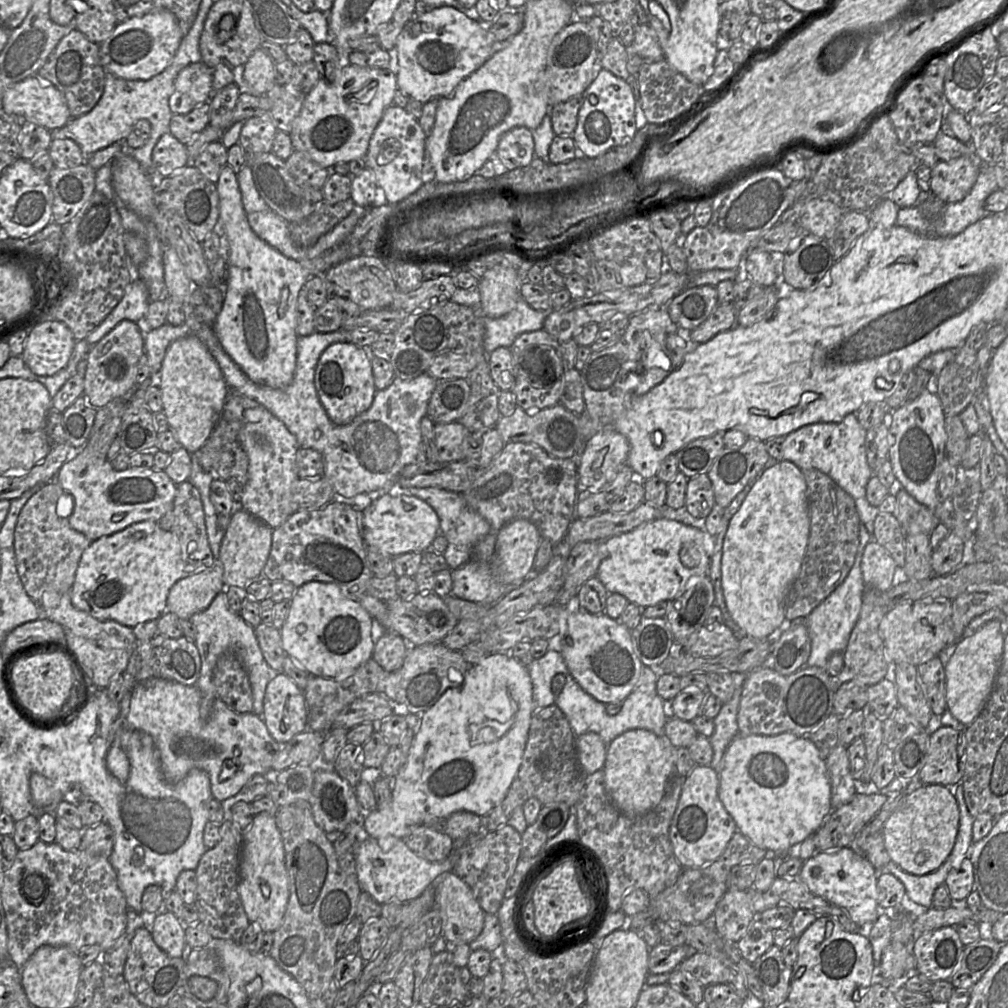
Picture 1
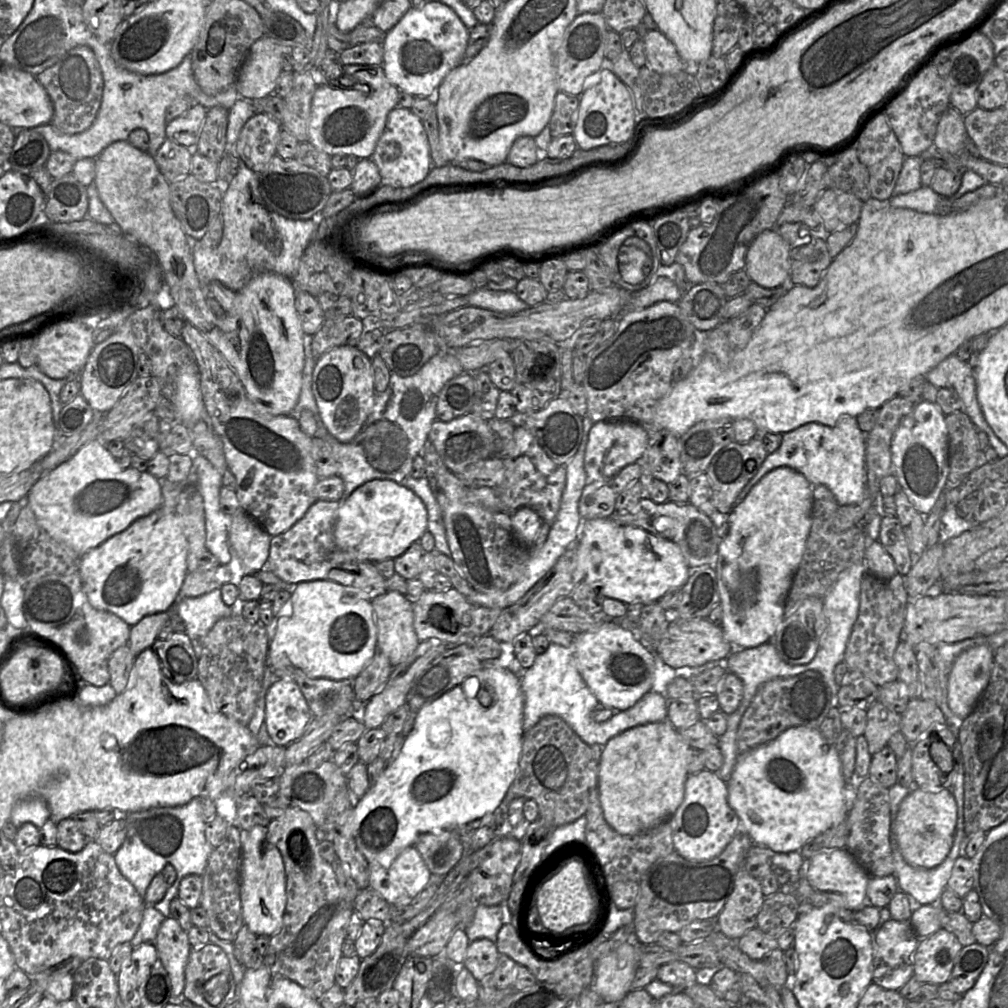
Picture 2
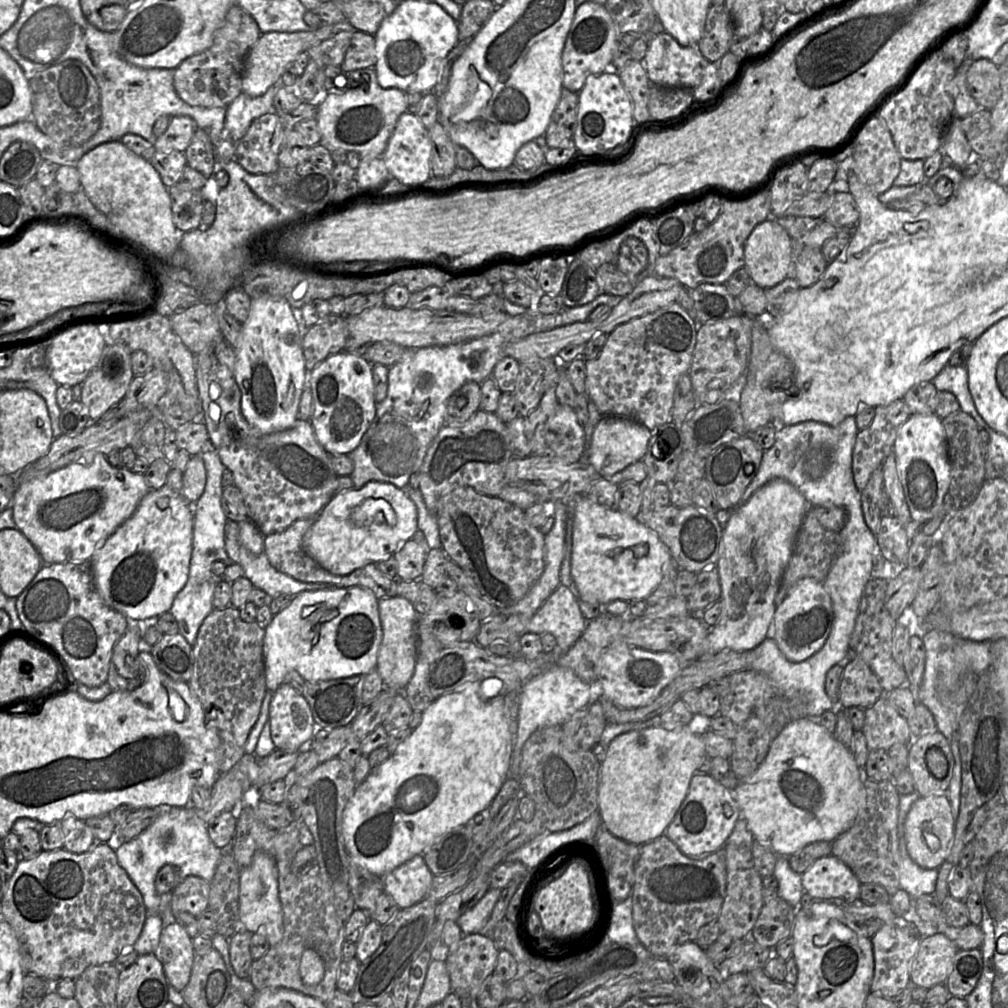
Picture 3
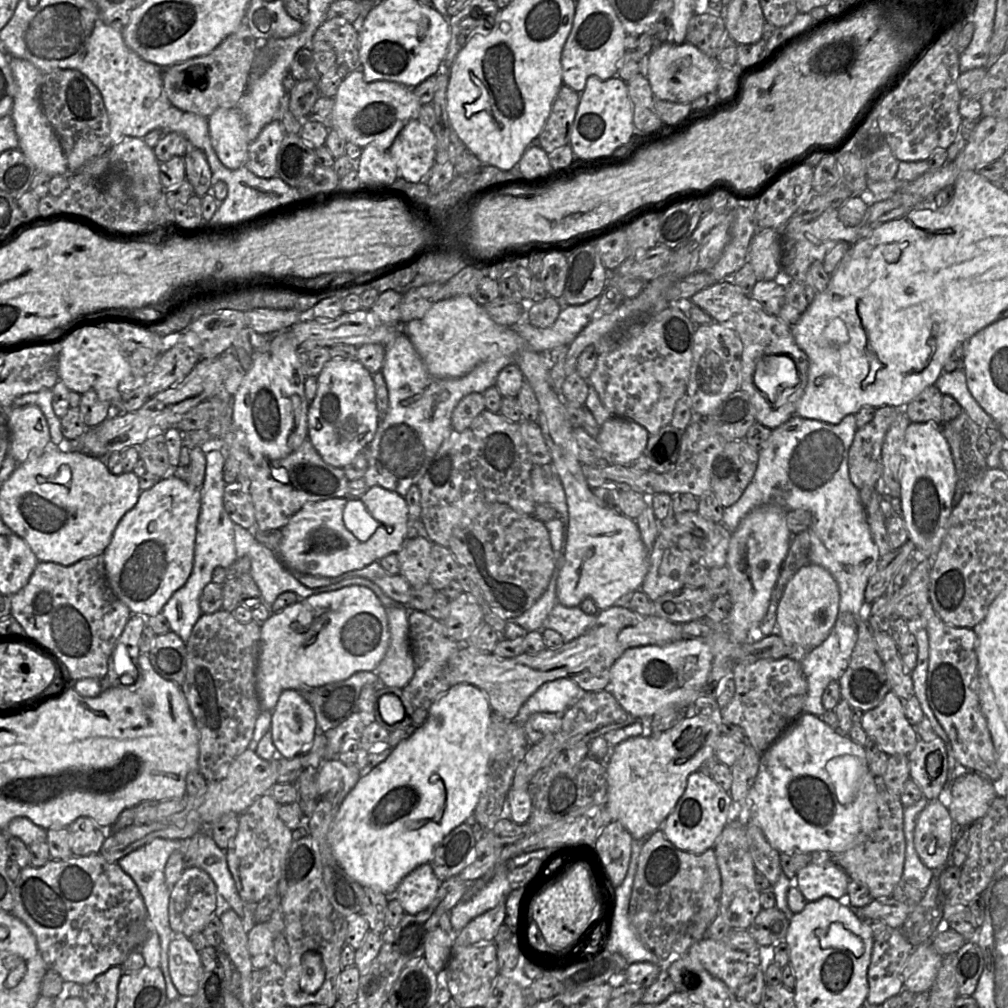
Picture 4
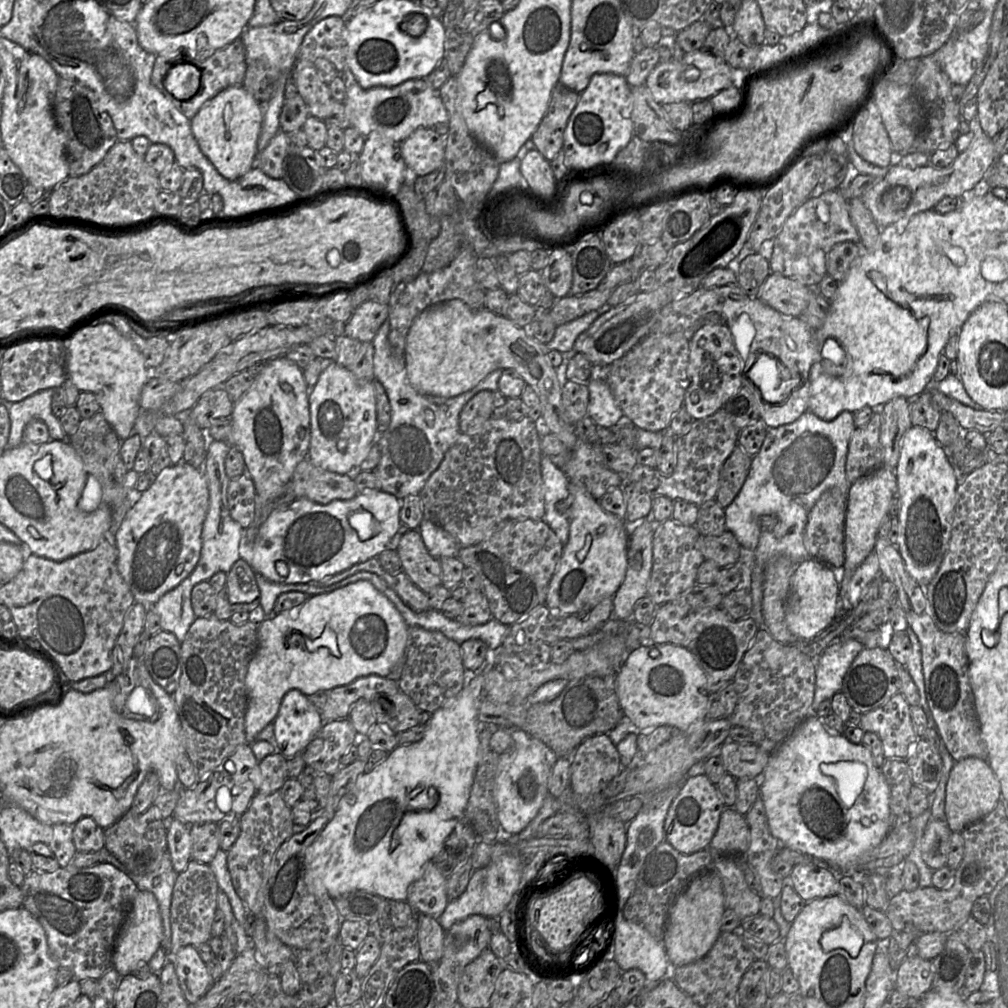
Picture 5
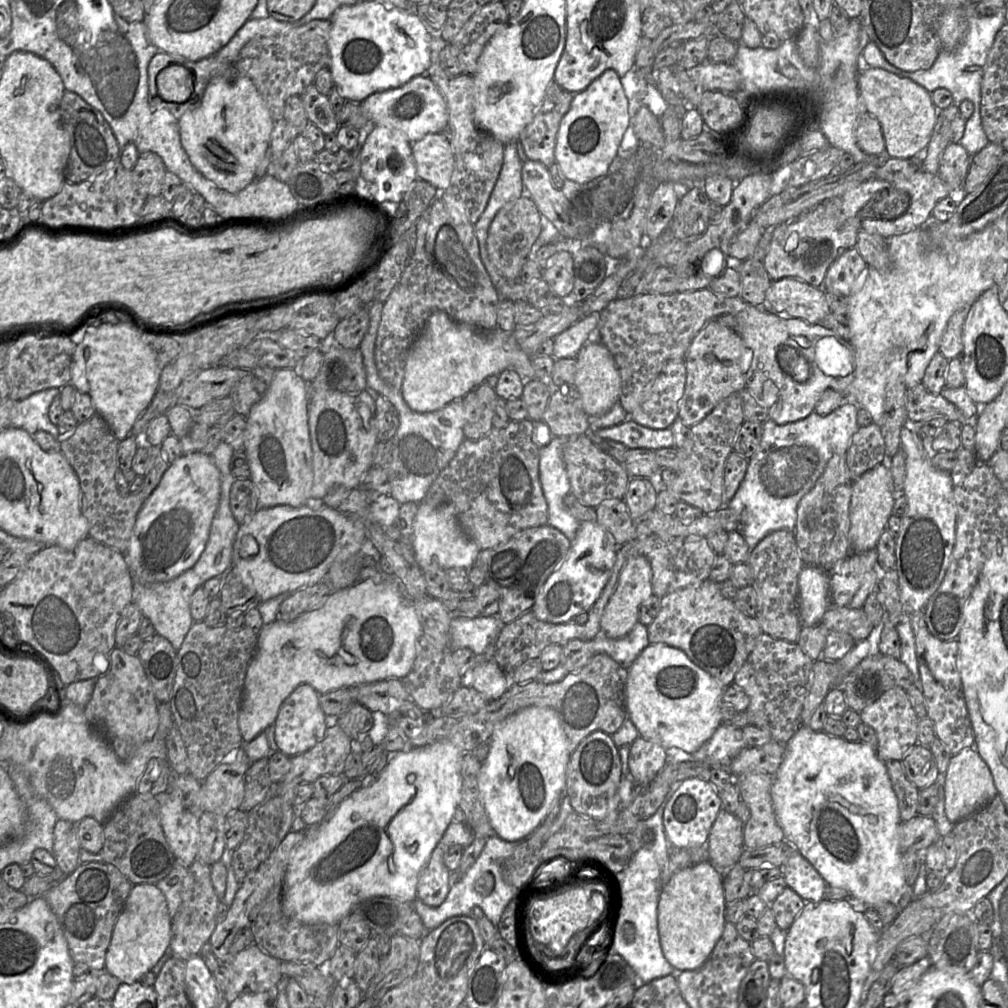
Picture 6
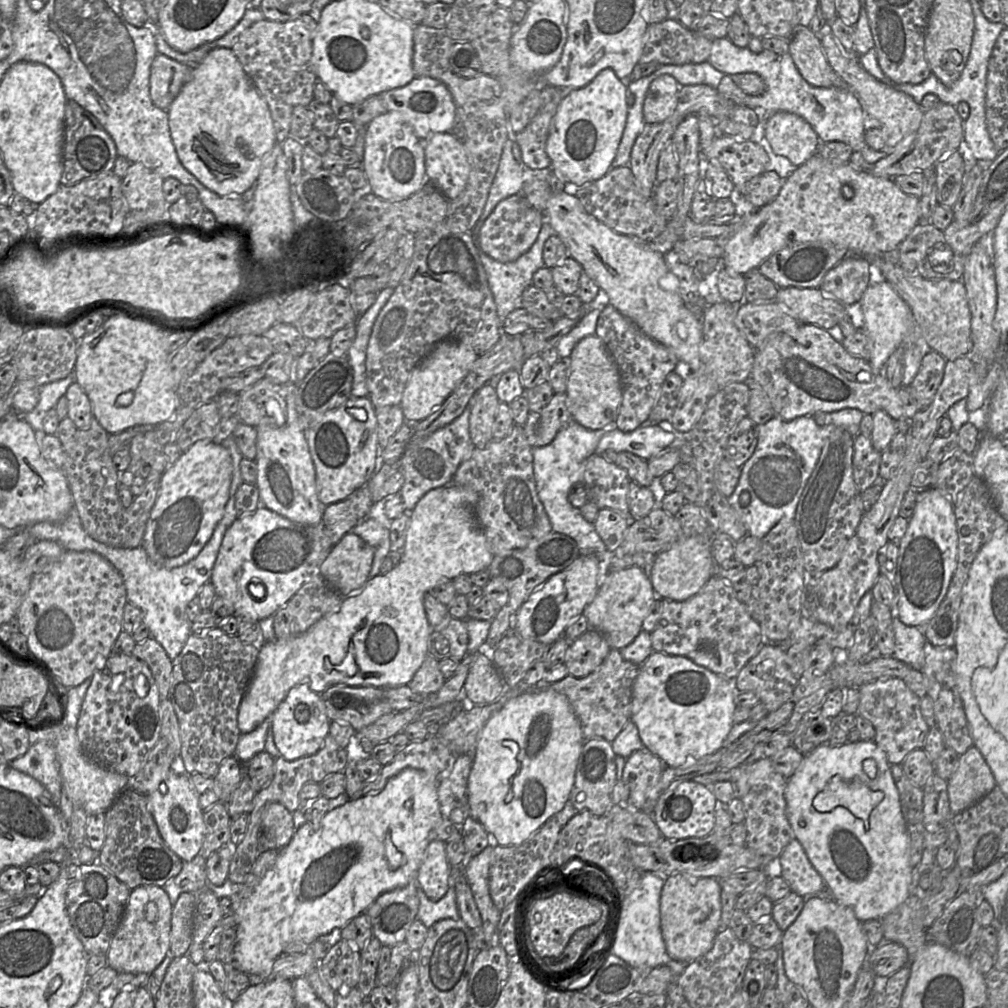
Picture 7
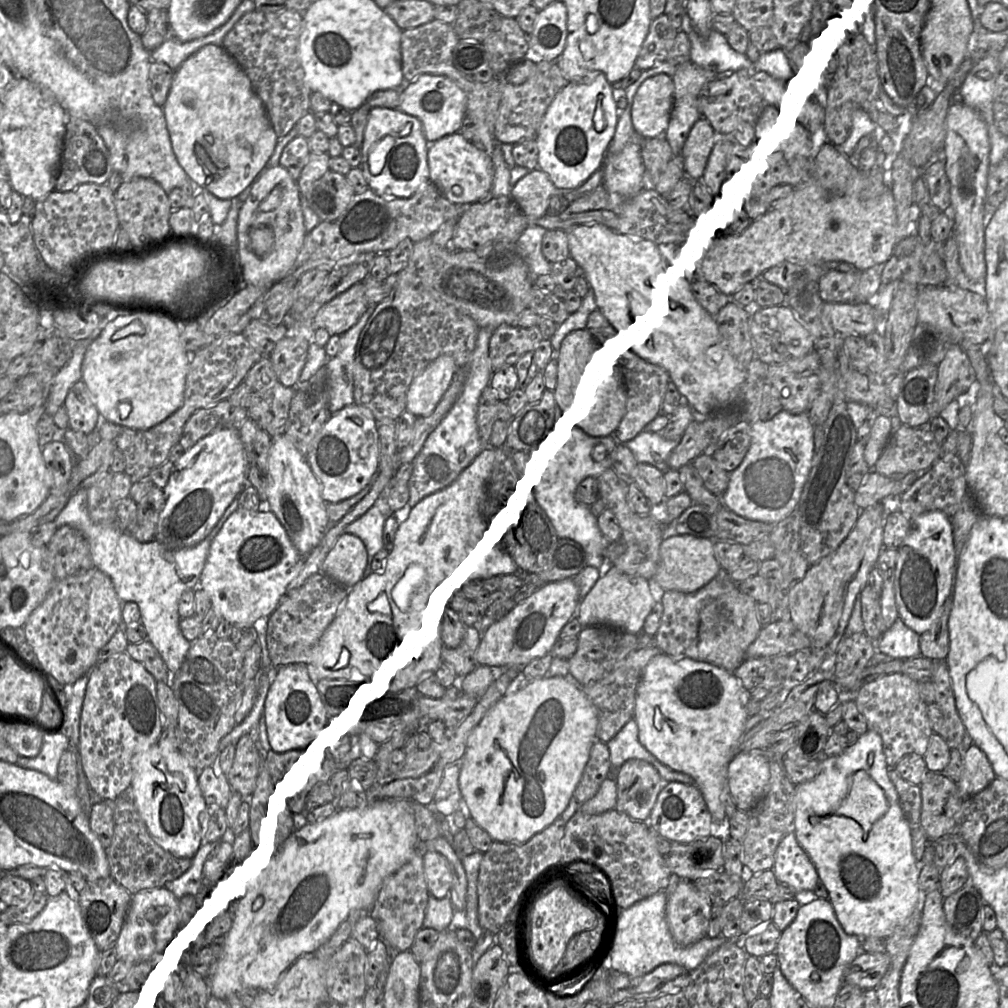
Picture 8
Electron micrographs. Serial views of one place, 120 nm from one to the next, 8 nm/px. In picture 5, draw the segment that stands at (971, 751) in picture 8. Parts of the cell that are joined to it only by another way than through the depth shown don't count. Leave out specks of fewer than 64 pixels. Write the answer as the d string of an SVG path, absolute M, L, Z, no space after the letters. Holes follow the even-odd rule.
M976 757L954 763L946 785L945 818L952 832L962 832L989 814L1001 799L1000 783L987 761Z

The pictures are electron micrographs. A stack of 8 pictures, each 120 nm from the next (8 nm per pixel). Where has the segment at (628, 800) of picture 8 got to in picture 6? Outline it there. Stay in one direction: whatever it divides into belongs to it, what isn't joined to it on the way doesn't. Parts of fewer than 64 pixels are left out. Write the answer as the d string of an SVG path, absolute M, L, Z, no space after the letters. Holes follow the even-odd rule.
M640 736L630 745L628 768L635 785L647 785L666 762L667 751L655 742Z

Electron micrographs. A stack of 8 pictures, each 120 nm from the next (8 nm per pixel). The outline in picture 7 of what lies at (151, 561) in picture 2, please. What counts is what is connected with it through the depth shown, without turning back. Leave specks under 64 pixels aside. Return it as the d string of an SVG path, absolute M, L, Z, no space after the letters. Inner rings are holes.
M212 439L195 442L168 466L162 474L142 541L142 547L155 565L175 568L199 554L223 517L229 500L232 474L233 462L229 451Z

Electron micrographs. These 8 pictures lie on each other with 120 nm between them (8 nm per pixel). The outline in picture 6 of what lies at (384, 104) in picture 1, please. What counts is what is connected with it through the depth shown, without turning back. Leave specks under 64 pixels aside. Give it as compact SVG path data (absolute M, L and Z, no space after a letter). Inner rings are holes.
M426 74L412 78L401 87L373 93L361 106L371 123L401 131L410 143L428 133L443 132L449 123L446 101Z

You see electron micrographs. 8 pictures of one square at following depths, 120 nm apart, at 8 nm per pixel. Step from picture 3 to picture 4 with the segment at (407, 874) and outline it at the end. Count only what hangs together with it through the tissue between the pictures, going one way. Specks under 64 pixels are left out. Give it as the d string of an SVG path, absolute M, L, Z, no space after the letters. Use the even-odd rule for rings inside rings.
M425 863L406 875L391 897L398 900L405 913L414 915L429 907L440 885L430 864Z

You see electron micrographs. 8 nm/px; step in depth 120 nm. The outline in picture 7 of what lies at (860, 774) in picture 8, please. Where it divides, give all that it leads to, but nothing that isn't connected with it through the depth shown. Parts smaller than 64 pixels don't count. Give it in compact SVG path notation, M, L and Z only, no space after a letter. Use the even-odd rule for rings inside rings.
M835 775L815 796L813 807L819 812L828 812L837 806L843 806L855 817L863 820L864 829L868 830L870 813L883 797L883 792L871 790L860 780L848 782Z

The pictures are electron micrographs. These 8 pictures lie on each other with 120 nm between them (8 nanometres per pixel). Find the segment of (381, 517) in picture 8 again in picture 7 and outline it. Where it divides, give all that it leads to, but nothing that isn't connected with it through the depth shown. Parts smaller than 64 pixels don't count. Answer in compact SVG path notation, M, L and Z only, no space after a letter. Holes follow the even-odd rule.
M367 517L354 526L351 532L362 538L374 549L369 577L380 574L380 566L390 552L389 530L376 519Z

